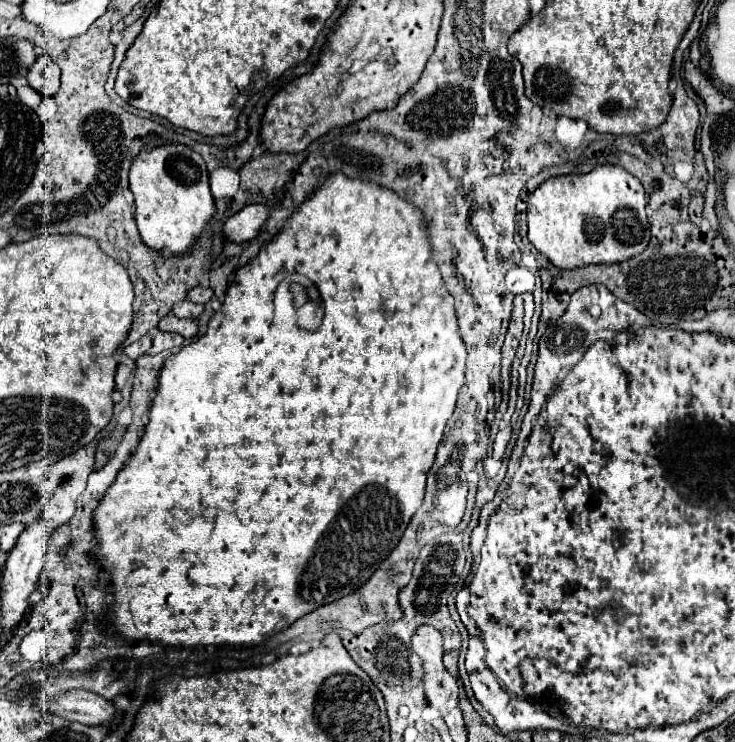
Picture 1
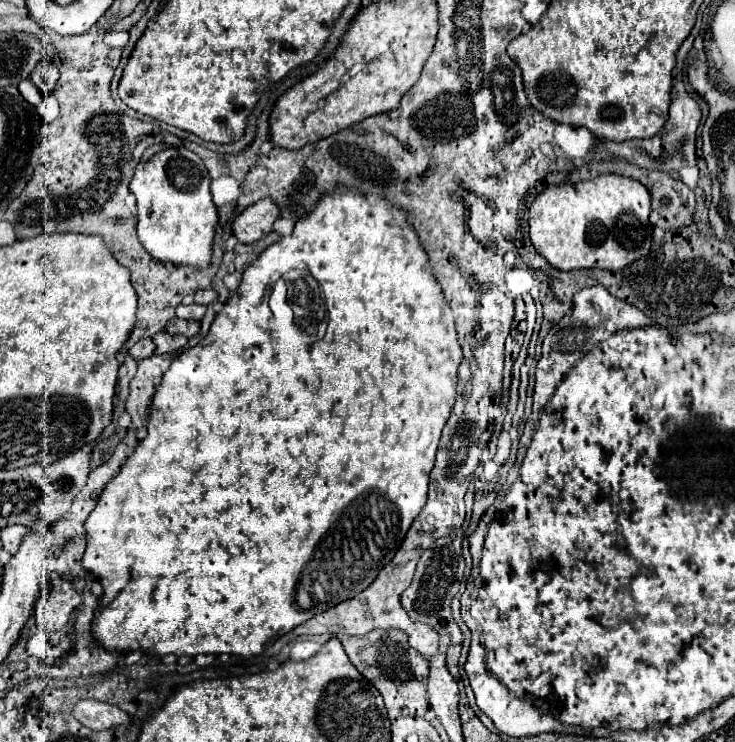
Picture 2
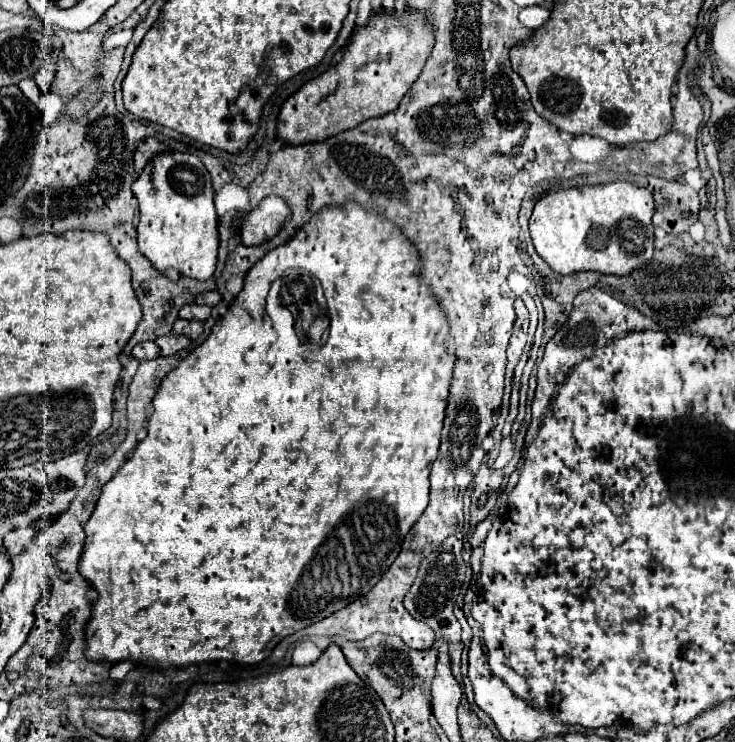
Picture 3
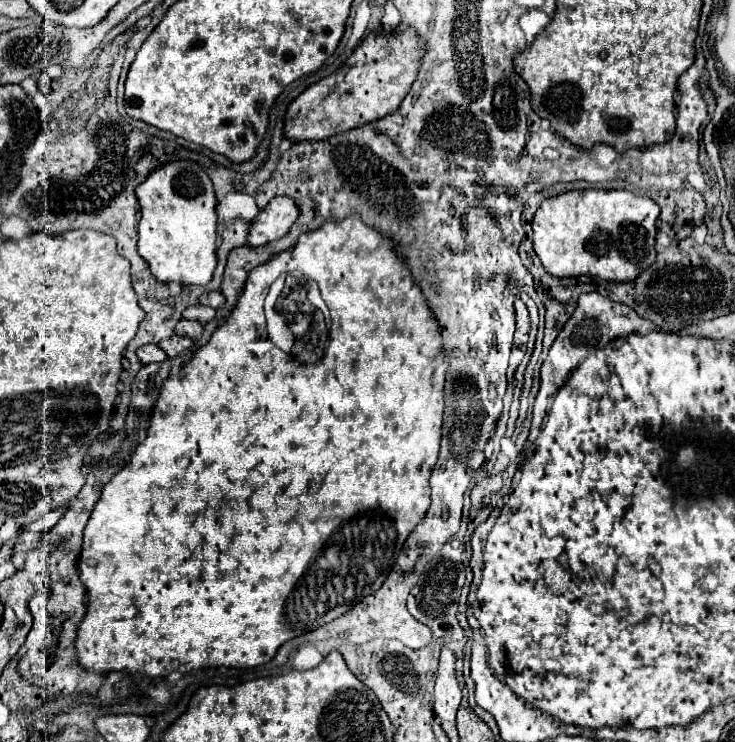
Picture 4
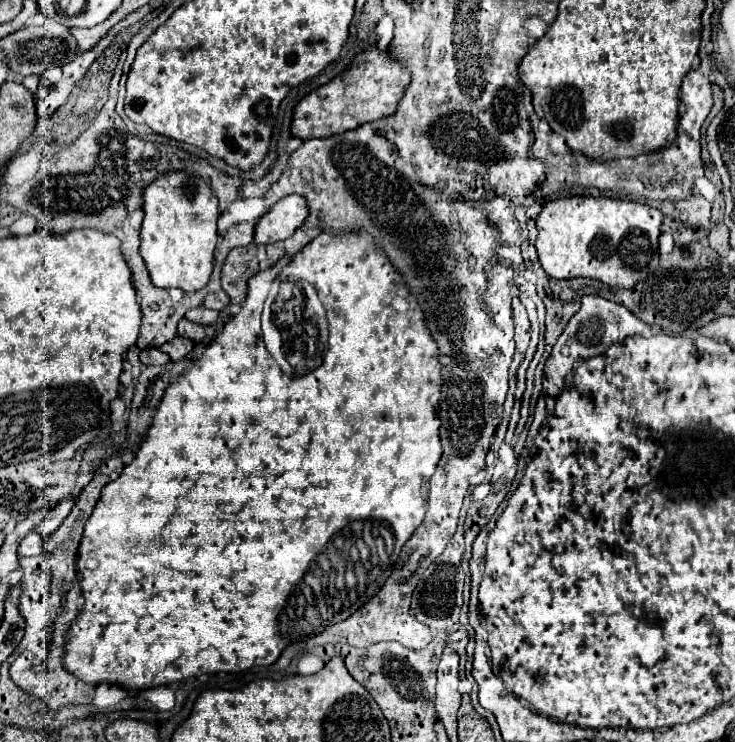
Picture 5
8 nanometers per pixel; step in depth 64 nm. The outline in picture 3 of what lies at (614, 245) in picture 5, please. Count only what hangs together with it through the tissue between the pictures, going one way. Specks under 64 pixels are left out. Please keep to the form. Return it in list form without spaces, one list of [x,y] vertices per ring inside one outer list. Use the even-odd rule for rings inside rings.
[[[608,182],[608,184],[586,184],[578,188],[566,188],[544,194],[530,216],[530,236],[536,252],[548,266],[558,274],[594,270],[602,274],[624,276],[652,258],[654,250],[654,226],[652,226],[654,200],[652,194],[632,182]]]

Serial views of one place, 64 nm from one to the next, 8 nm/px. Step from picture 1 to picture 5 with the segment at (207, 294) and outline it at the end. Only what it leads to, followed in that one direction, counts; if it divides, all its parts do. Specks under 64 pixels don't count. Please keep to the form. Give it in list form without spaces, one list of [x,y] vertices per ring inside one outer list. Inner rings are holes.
[[[214,292],[214,294],[208,294],[204,298],[204,306],[212,308],[212,310],[222,310],[228,304],[228,300],[230,298],[226,296],[226,292]]]

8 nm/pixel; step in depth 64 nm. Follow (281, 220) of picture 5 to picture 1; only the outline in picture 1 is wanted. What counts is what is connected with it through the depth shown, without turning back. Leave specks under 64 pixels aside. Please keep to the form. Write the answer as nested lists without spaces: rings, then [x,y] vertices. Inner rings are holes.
[[[248,204],[240,212],[232,214],[222,224],[222,234],[228,242],[242,244],[246,240],[252,240],[258,236],[258,232],[264,228],[264,222],[268,218],[268,208],[262,204]]]

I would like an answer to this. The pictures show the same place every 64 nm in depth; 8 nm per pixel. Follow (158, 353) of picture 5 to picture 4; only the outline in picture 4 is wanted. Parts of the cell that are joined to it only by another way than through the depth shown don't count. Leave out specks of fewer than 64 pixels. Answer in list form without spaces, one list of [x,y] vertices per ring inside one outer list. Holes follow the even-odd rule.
[[[148,344],[148,346],[138,348],[138,350],[136,350],[136,356],[140,358],[140,362],[142,362],[142,364],[150,364],[150,362],[166,360],[164,352],[162,352],[158,346],[154,346],[154,344]]]

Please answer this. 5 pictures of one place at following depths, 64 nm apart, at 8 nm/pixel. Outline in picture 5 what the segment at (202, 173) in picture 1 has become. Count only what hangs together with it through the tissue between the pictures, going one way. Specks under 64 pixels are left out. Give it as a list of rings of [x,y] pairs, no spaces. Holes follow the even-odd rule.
[[[172,170],[164,176],[158,176],[142,190],[144,198],[144,222],[140,228],[140,256],[146,262],[152,282],[158,288],[180,288],[184,292],[200,290],[208,284],[214,268],[214,248],[218,244],[216,220],[220,214],[218,200],[208,184],[202,178],[190,176],[186,170]]]

